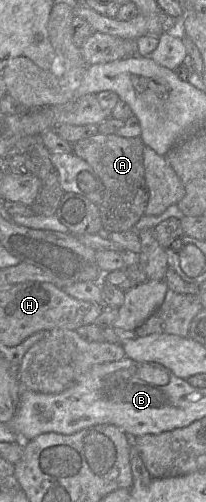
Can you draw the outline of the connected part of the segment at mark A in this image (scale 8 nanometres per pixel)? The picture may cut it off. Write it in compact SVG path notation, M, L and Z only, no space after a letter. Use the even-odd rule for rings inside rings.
M94 134L73 144L73 153L86 161L103 183L99 213L103 230L107 233L134 230L145 214L149 190L144 169L144 143L140 137L117 134Z

